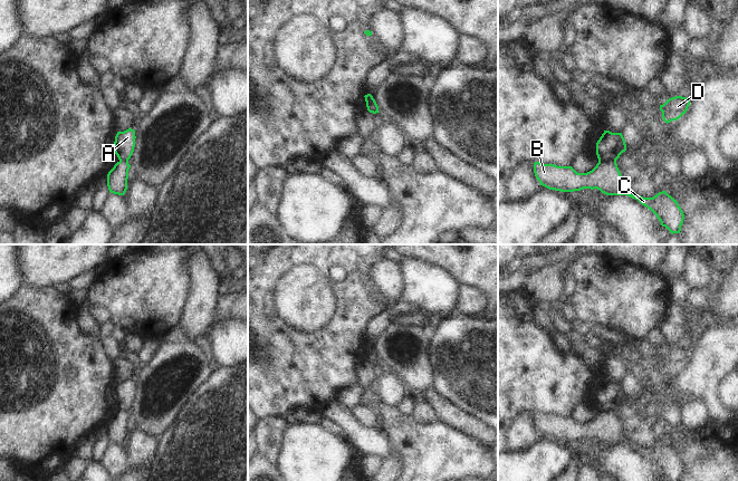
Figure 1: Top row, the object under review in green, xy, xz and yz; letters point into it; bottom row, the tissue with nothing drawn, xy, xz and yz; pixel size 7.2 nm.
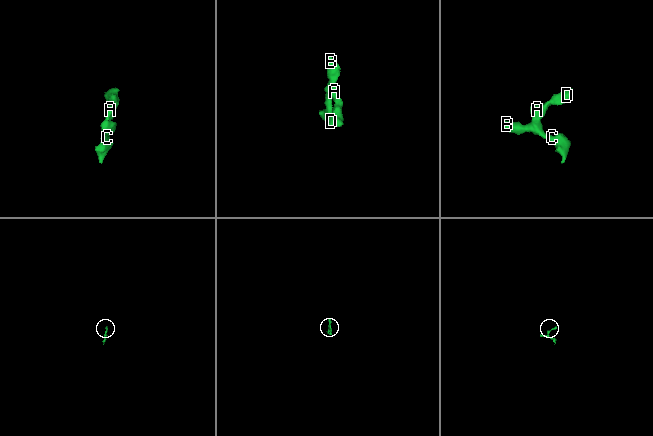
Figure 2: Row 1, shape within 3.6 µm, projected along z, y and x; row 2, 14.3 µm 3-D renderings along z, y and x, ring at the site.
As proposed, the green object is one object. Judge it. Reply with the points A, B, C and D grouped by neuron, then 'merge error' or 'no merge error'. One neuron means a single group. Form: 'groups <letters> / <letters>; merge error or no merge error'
groups A D / B C; merge error

